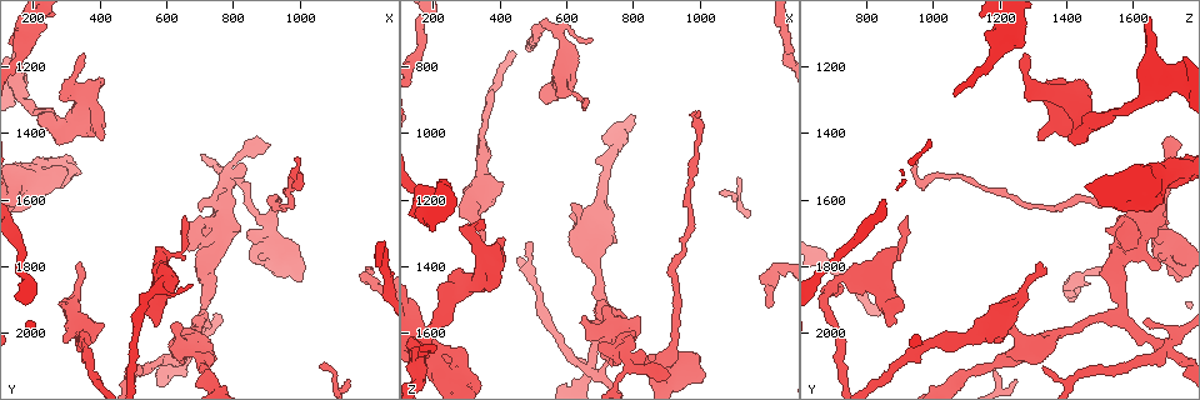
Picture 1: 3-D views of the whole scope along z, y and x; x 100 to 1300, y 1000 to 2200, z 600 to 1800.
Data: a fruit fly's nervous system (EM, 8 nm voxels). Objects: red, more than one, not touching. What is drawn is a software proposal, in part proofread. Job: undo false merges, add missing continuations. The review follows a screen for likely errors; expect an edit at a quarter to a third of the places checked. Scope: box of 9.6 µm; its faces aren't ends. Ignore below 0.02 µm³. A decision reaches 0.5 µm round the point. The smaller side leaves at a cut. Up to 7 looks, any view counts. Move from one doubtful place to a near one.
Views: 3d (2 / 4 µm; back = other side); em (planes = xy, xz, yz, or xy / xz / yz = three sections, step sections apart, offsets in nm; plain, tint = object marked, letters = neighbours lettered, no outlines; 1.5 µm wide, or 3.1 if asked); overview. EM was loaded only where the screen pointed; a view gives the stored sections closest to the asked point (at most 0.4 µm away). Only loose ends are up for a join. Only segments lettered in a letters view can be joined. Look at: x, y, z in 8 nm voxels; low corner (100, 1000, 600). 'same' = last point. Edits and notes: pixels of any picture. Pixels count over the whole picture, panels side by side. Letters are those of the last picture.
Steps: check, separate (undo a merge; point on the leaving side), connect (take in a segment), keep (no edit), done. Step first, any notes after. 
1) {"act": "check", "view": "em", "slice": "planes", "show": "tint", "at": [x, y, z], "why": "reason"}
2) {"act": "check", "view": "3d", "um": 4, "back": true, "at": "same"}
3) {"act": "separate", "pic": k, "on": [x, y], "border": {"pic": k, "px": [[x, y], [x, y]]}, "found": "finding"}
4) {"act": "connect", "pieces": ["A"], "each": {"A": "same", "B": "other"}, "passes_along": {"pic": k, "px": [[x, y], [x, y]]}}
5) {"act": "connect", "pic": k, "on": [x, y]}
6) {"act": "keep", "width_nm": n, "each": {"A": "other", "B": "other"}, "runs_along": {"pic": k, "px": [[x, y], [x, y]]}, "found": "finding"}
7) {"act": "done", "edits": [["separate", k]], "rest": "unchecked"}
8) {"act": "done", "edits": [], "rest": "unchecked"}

{"act": "check", "view": "3d", "um": 4, "back": true, "at": [350, 1160, 1280], "why": "branch stops here"}

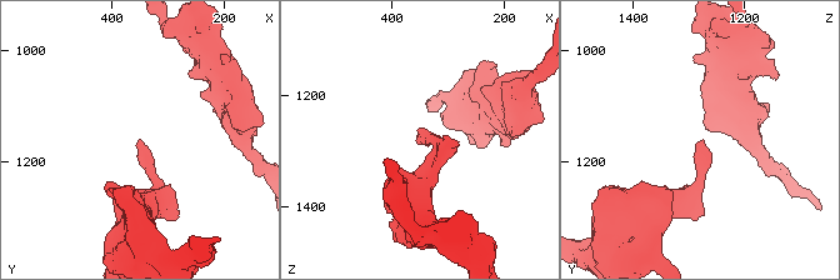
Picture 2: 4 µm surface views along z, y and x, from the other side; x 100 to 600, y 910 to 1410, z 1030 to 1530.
{"act": "check", "view": "em", "slice": "planes", "show": "plain", "at": [350, 1155, 1275], "why": "need the tissue"}

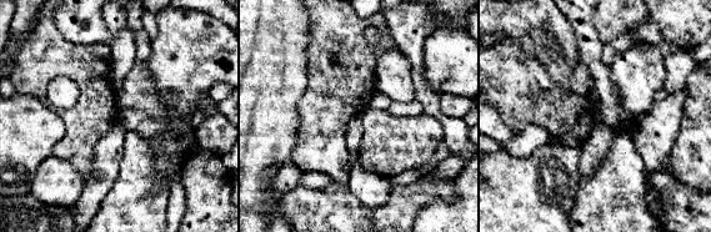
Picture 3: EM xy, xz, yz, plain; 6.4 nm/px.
{"act": "check", "view": "em", "slice": "planes", "show": "letters", "at": "same"}

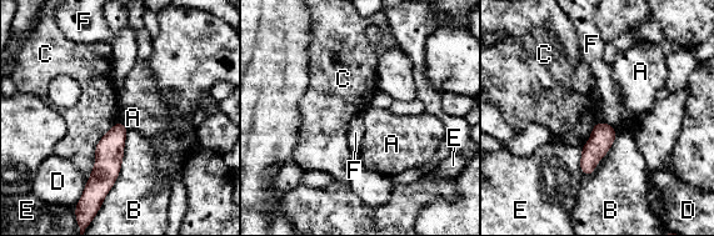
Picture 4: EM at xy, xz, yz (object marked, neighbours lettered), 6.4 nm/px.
{"act": "keep", "width_nm": 140, "each": {"A": "other", "B": "other", "C": "other", "D": "other", "E": "other", "F": "other"}, "border": {"pic": 4, "px": [[120, 120], [95, 146], [88, 179]]}, "found": "none of them fits"}

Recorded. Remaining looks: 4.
{"act": "check", "view": "3d", "um": 4, "at": [420, 1420, 1320], "why": "free end"}

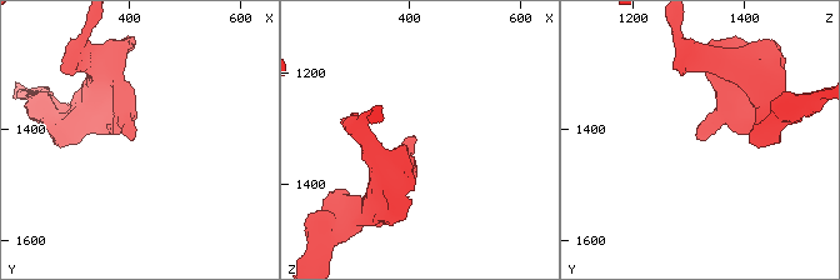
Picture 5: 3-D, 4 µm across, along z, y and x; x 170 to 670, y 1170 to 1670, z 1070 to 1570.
{"act": "check", "view": "em", "slice": "yz", "step": 4, "show": "letters", "at": [420, 1410, 1320]}

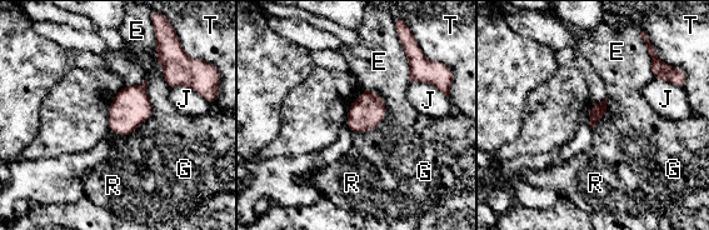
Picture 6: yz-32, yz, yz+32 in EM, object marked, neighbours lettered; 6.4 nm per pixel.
{"act": "keep", "longest_contact_nm": ["E", 340], "each": {"E": "other", "G": "other", "J": "other", "R": "other", "T": "other"}, "found": "no lettered segment goes on from it"}

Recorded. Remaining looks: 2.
{"act": "check", "view": "em", "slice": "planes", "show": "letters", "at": [350, 1790, 1330], "why": "branch stops here"}

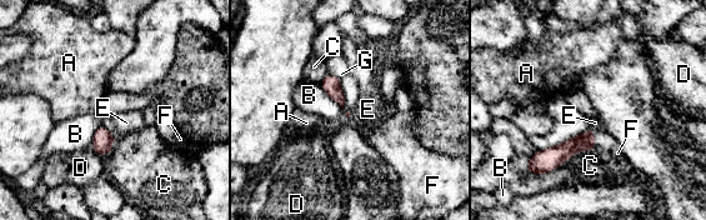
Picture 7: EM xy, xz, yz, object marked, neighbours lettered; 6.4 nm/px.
{"act": "connect", "pieces": ["F"], "each": {"A": "other", "B": "other", "C": "other", "D": "other", "E": "other", "F": "same", "G": "other"}, "passes_along": {"pic": 7, "px": [[559, 154], [594, 139], [605, 143]]}, "found": "it goes on there"}

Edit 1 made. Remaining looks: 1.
{"act": "done", "edits": [["connect", 7]], "rest": "unchecked"}

